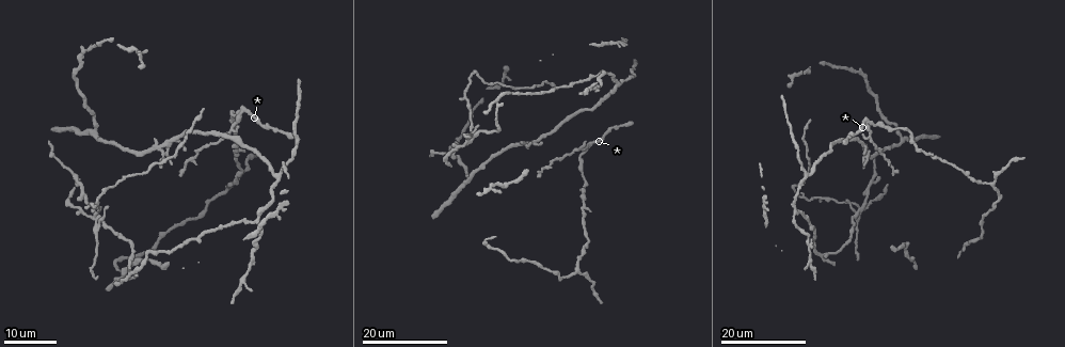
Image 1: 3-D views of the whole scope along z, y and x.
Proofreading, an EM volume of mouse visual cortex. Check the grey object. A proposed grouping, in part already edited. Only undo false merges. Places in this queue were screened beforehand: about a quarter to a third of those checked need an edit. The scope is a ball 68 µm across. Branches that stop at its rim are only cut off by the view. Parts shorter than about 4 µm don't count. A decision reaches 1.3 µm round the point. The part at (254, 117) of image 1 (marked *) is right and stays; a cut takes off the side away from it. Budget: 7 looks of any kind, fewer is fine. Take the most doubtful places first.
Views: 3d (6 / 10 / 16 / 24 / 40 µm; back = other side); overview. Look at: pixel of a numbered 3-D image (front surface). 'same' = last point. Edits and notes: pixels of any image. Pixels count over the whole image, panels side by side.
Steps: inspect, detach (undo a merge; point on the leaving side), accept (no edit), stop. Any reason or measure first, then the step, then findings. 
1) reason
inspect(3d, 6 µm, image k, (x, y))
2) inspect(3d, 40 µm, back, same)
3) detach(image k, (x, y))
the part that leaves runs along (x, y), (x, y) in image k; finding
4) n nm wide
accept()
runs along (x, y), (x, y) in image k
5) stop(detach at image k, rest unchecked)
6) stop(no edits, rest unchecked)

four-way junction
inspect(3d, 16 µm, image 1, (863, 207))

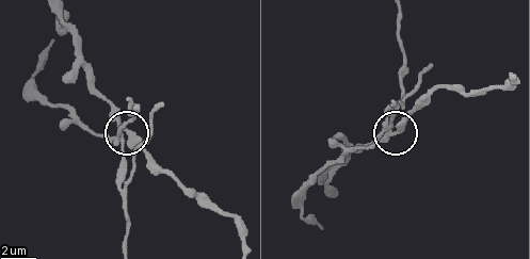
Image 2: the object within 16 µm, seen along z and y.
inspect(3d, 10 µm, image 2, (389, 128))

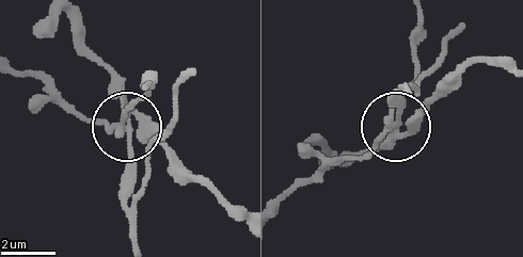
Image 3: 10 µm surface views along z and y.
4 arms
detach(image 3, (132, 102))
two neurons meet here

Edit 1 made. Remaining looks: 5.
inspect(overview)

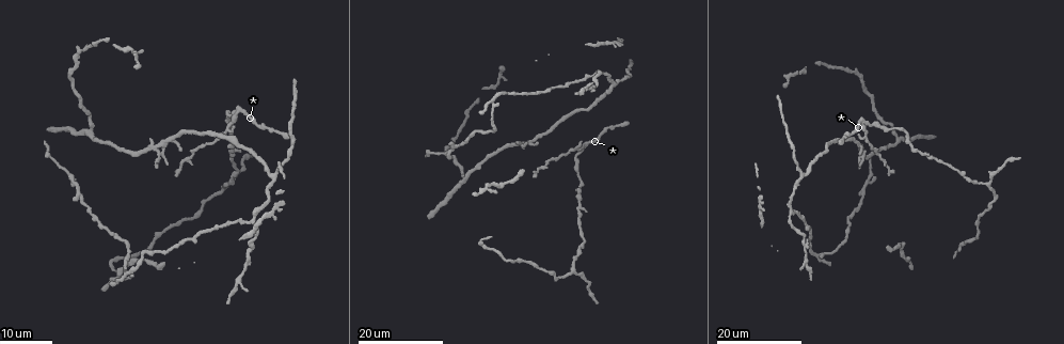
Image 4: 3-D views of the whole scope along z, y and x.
side arm on a straight run
inspect(3d, 16 µm, image 4, (863, 120))

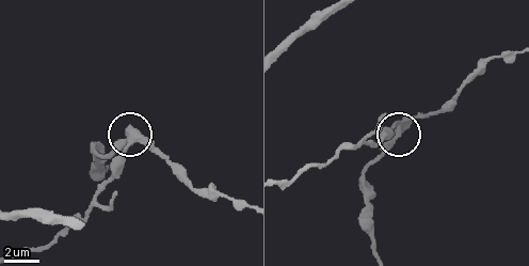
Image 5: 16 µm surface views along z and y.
inspect(3d, 10 µm, image 5, (398, 131))

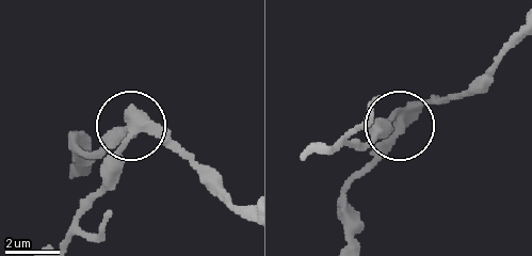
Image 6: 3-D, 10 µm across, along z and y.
side arm 104 µm
detach(image 6, (122, 161))
a second neuron is stuck on

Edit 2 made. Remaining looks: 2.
four or more arms meet
inspect(3d, 16 µm, image 4, (154, 148))

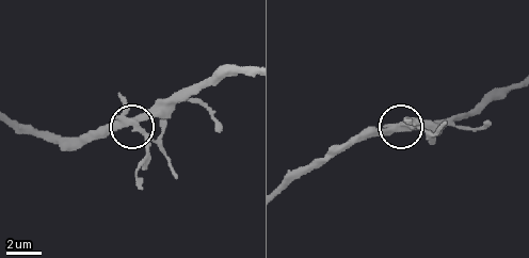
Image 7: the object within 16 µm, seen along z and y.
zoom in
inspect(3d, 10 µm, image 7, (140, 131))

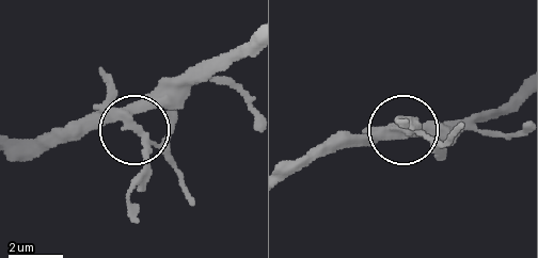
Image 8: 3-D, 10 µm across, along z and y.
detach(image 8, (141, 149))
the part that leaves runs along (121, 116), (160, 151), (194, 204) in image 8; a second neuron is stuck on

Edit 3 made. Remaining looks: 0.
stop(detach at image 3, detach at image 6, detach at image 8, rest unchecked)

